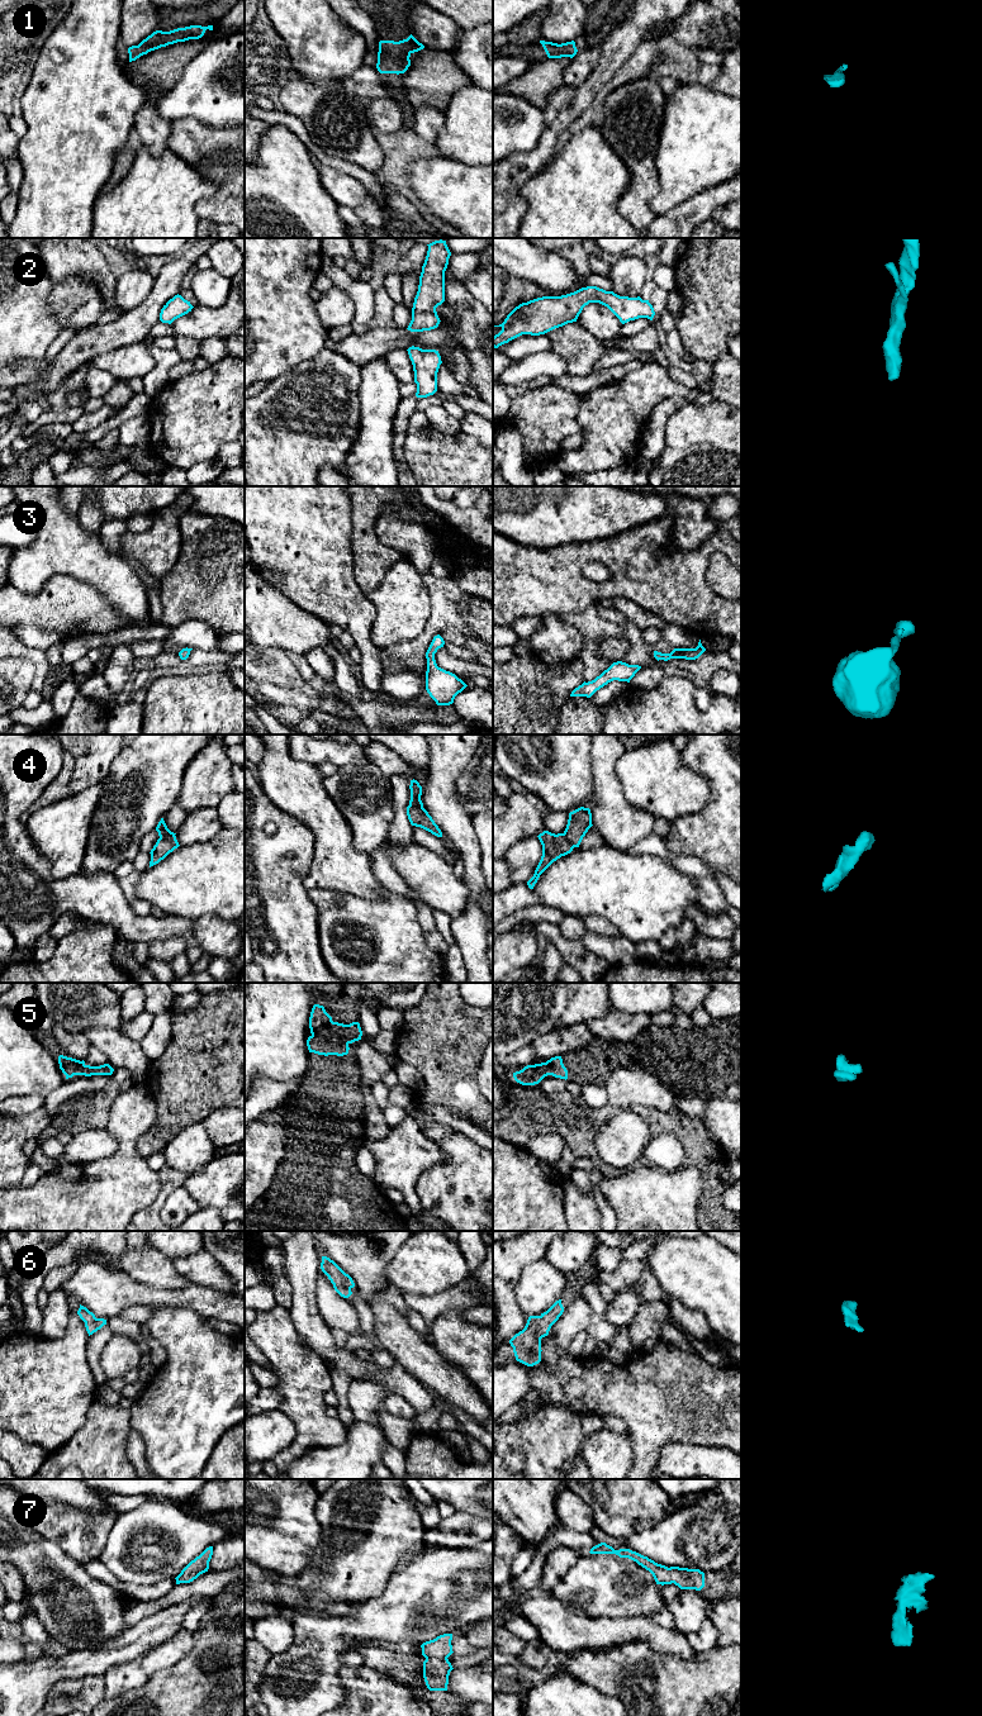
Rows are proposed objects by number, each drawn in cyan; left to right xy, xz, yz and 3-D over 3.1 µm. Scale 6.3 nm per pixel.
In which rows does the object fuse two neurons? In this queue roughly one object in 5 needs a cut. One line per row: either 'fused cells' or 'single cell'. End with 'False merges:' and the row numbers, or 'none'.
1: single cell
2: single cell
3: single cell
4: single cell
5: single cell
6: single cell
7: single cell
False merges: none

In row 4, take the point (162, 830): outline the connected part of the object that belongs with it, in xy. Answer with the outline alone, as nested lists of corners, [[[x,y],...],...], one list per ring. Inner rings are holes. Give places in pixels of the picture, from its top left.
[[[163,818],[158,822],[156,831],[158,832],[160,838],[157,840],[156,845],[151,850],[151,861],[150,867],[158,864],[163,860],[170,852],[177,849],[180,845],[176,840],[176,833],[171,832]]]

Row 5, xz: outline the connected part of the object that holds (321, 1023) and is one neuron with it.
[[[314,1004],[309,1017],[310,1036],[307,1040],[309,1052],[318,1055],[348,1054],[348,1045],[361,1040],[362,1031],[359,1022],[343,1025],[333,1022],[323,1006]]]

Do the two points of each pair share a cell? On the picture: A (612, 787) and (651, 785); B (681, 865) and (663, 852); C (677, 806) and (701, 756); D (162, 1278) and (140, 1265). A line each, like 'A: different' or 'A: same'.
A: different
B: same
C: different
D: same

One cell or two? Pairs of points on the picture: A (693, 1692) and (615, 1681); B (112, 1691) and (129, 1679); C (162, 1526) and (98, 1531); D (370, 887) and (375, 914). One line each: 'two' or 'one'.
A: one
B: one
C: two
D: two

